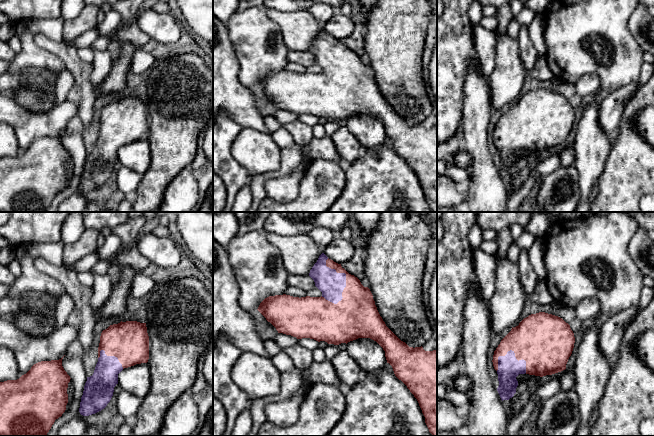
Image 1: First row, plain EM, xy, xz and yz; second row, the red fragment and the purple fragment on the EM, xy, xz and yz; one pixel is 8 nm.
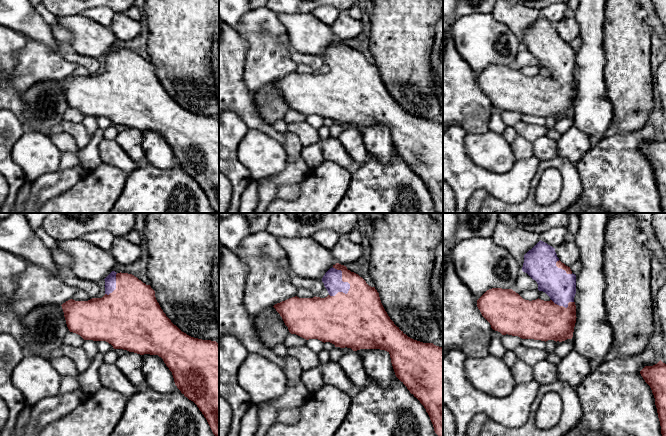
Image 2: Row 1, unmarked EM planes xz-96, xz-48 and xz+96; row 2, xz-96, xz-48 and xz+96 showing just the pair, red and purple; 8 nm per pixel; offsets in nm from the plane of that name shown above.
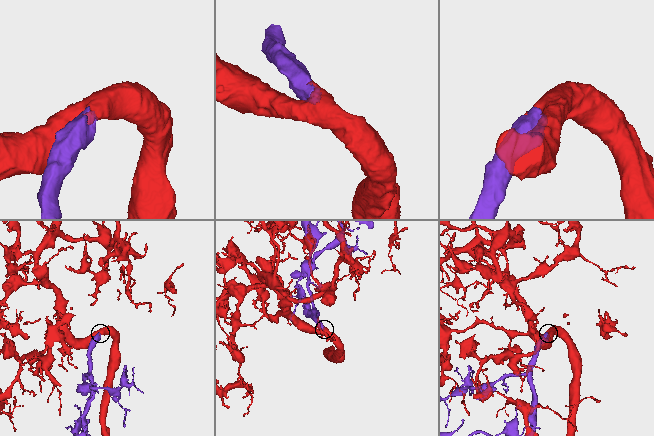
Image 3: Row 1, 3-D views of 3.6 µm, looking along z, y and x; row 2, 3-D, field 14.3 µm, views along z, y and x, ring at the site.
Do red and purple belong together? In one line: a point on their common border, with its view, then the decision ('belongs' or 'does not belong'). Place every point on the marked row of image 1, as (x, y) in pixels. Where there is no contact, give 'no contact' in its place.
xz (346, 276) | belongs

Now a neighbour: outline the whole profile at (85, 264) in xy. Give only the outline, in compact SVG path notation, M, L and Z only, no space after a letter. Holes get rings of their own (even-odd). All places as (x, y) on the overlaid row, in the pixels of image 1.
M95 251L92 254L87 255L86 257L80 259L73 268L71 268L71 271L74 271L75 273L80 273L84 271L90 271L91 268L99 261L99 255L98 252Z

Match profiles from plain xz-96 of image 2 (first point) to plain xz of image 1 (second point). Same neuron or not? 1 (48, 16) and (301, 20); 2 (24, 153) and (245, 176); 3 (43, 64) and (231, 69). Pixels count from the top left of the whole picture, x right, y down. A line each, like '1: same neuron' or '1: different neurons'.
1: different neurons
2: different neurons
3: different neurons

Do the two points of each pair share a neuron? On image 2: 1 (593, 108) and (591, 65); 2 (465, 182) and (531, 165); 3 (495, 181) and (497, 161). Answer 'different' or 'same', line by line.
1: same
2: same
3: different

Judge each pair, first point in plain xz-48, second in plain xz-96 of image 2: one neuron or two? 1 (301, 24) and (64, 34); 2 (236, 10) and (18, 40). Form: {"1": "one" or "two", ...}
{"1": "two", "2": "two"}

